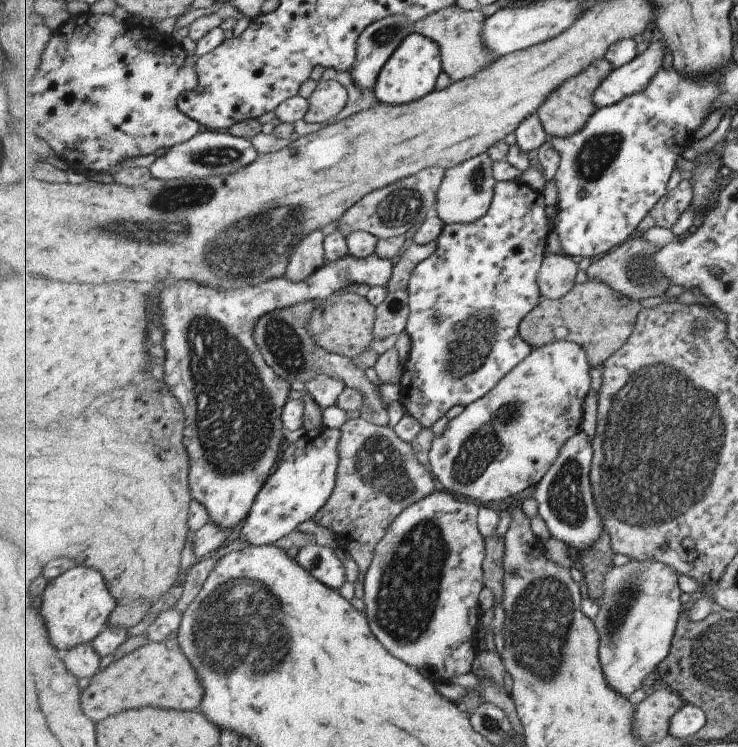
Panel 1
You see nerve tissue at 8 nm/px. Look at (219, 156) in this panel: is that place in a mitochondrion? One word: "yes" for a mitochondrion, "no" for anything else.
yes

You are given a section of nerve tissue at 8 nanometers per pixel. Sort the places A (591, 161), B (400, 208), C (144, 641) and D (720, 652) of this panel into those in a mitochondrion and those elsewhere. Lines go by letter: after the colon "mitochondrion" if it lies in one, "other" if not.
A: mitochondrion
B: mitochondrion
C: other
D: mitochondrion

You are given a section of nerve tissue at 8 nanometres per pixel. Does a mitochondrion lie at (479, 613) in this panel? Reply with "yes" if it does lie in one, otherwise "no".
no

